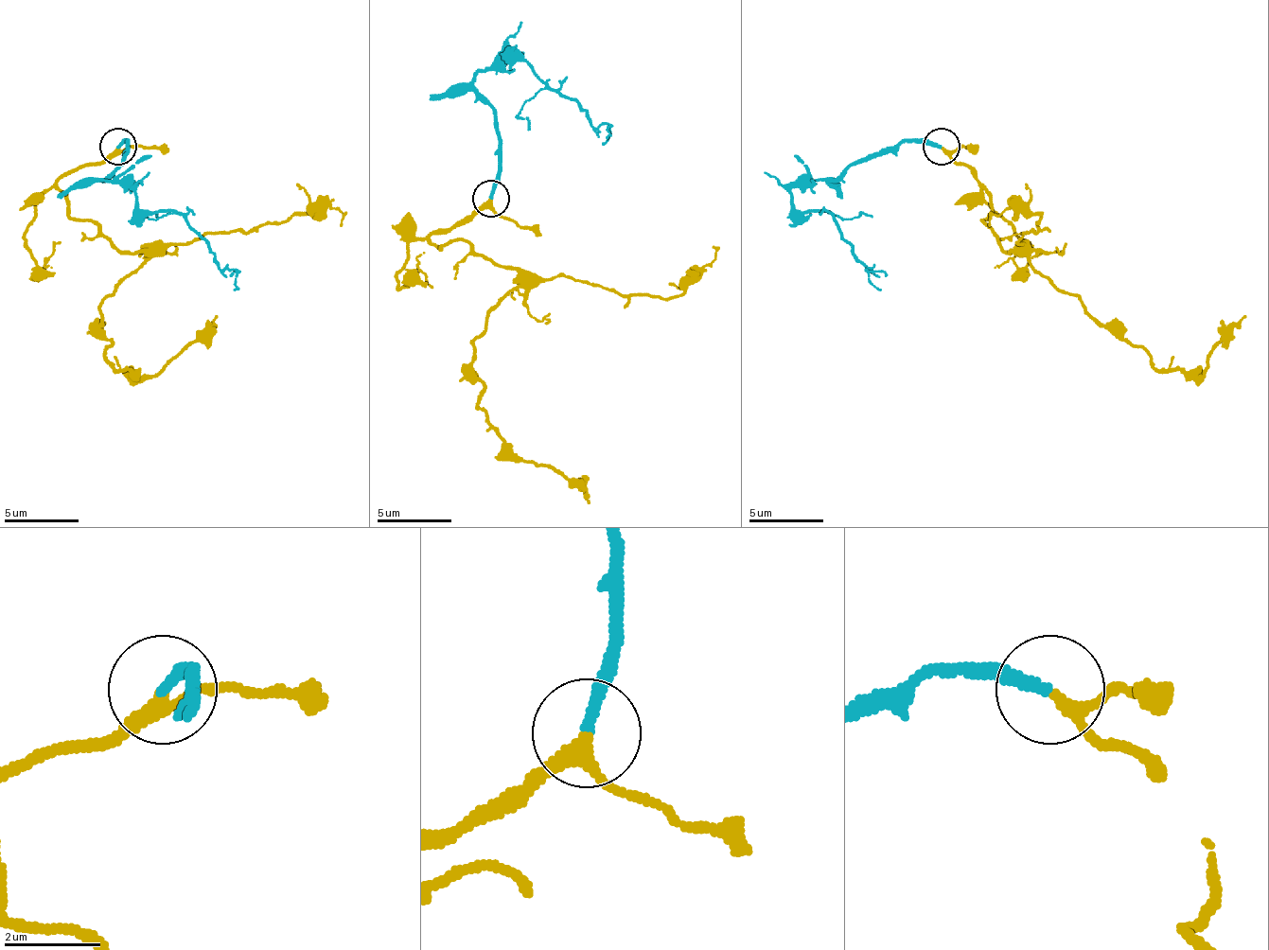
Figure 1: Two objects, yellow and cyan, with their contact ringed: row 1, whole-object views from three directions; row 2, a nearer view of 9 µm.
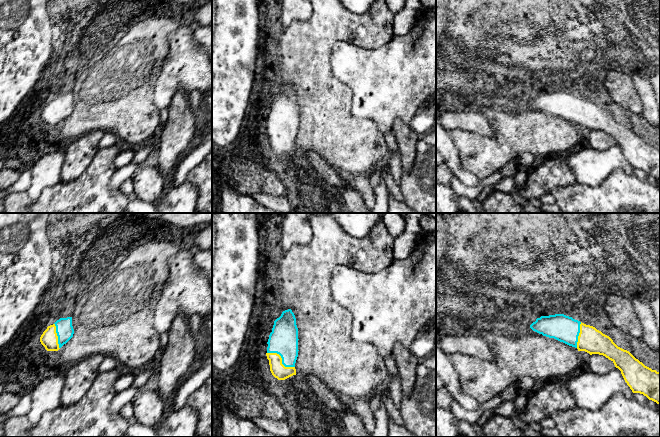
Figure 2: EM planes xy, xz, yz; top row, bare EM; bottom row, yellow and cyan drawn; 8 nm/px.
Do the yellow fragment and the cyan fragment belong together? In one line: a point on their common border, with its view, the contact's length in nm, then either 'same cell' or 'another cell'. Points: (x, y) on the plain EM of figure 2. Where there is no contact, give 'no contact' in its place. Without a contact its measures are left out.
xz (281, 135) | 260 nm | same cell

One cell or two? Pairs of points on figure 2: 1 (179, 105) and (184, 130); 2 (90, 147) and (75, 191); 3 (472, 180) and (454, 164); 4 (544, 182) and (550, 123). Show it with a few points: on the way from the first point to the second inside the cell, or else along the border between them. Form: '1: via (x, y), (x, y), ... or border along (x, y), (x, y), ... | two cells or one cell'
1: via (180, 111), (181, 124) | one cell
2: border along (95, 153), (92, 161), (74, 179), (60, 182) | two cells
3: via (467, 178), (458, 169) | one cell
4: border along (564, 154), (554, 154), (545, 158) | two cells

